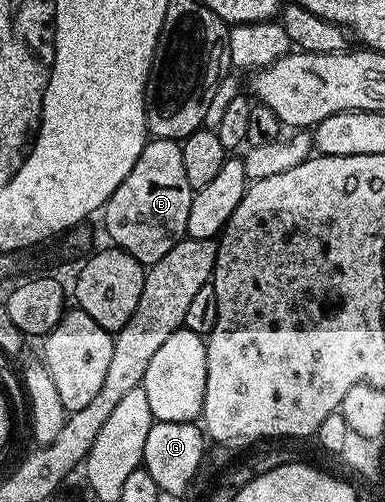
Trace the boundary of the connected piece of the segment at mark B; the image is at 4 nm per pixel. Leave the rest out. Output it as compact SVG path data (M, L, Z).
M153 138L139 154L131 174L105 203L105 232L112 243L143 266L159 262L167 250L186 239L187 214L191 210L194 188L183 170L181 146L175 140Z

